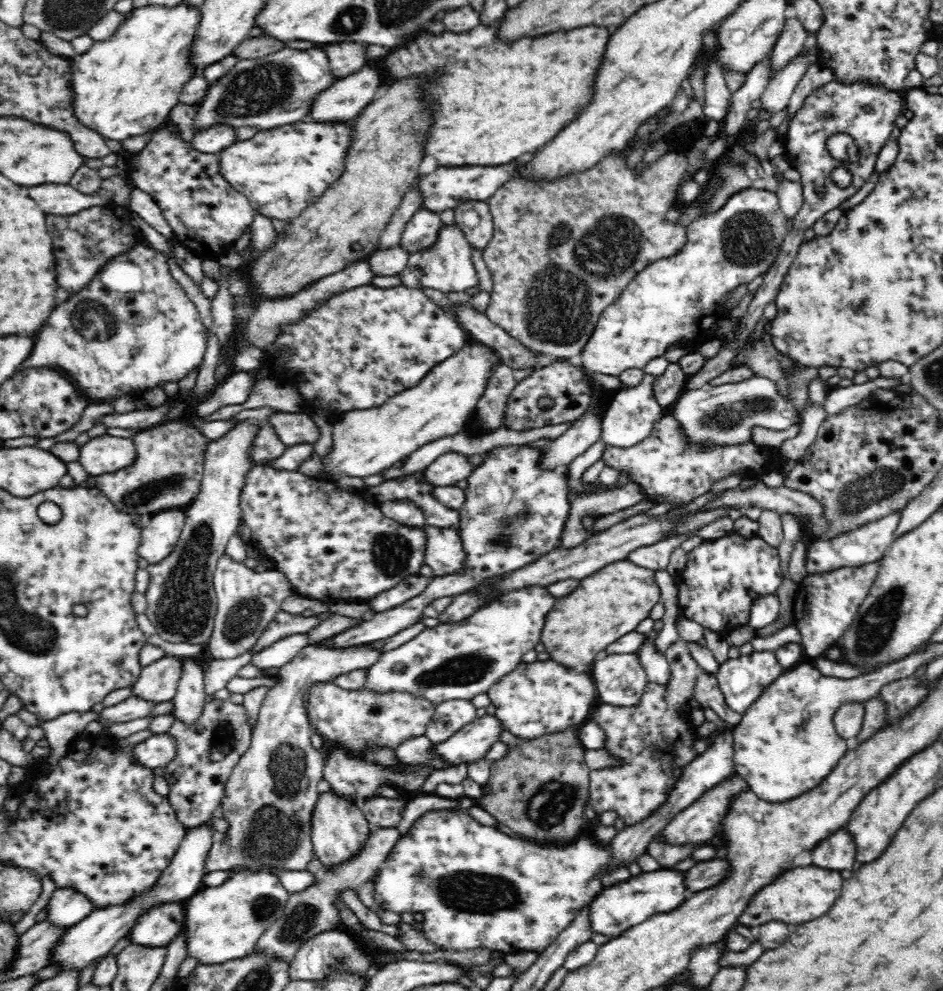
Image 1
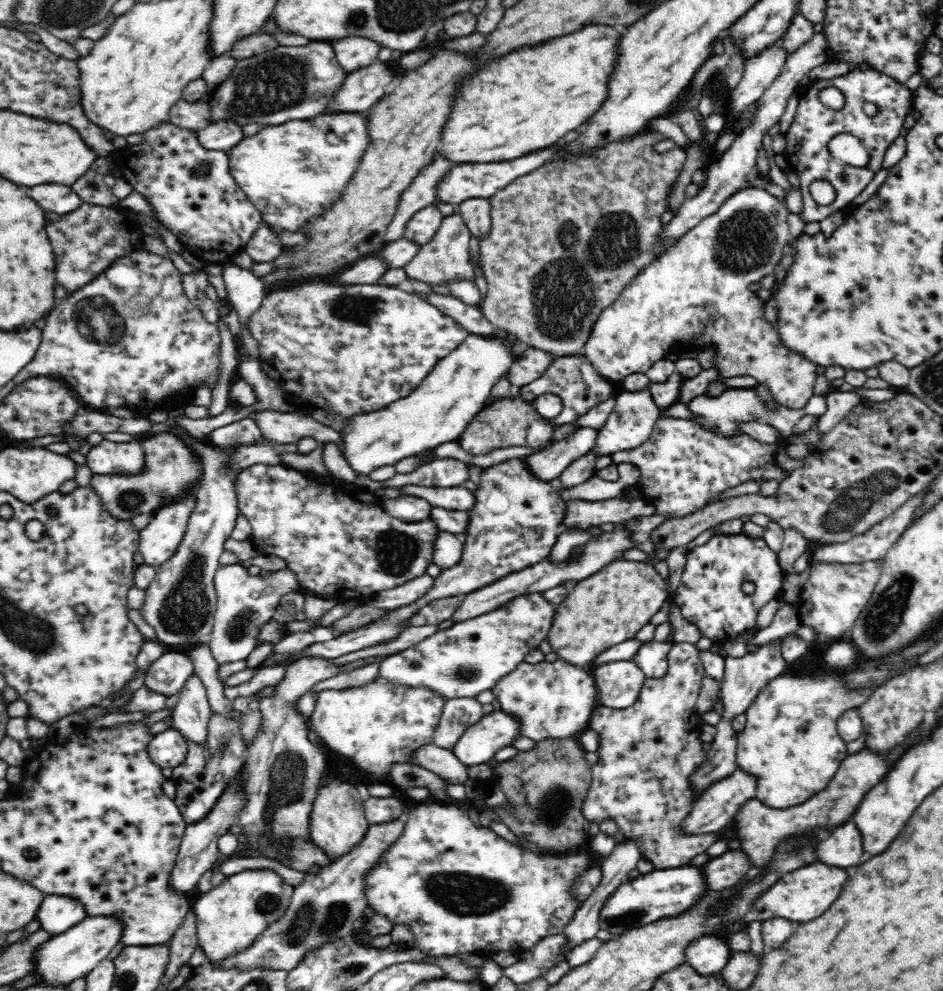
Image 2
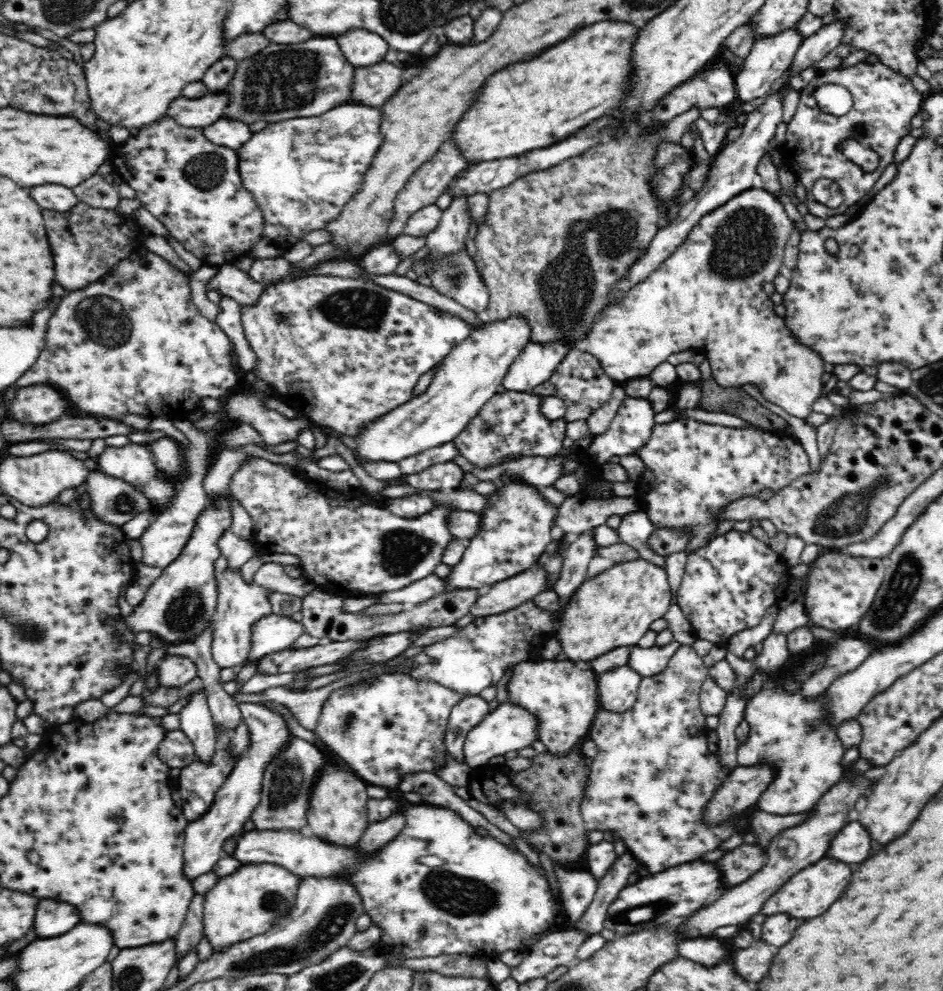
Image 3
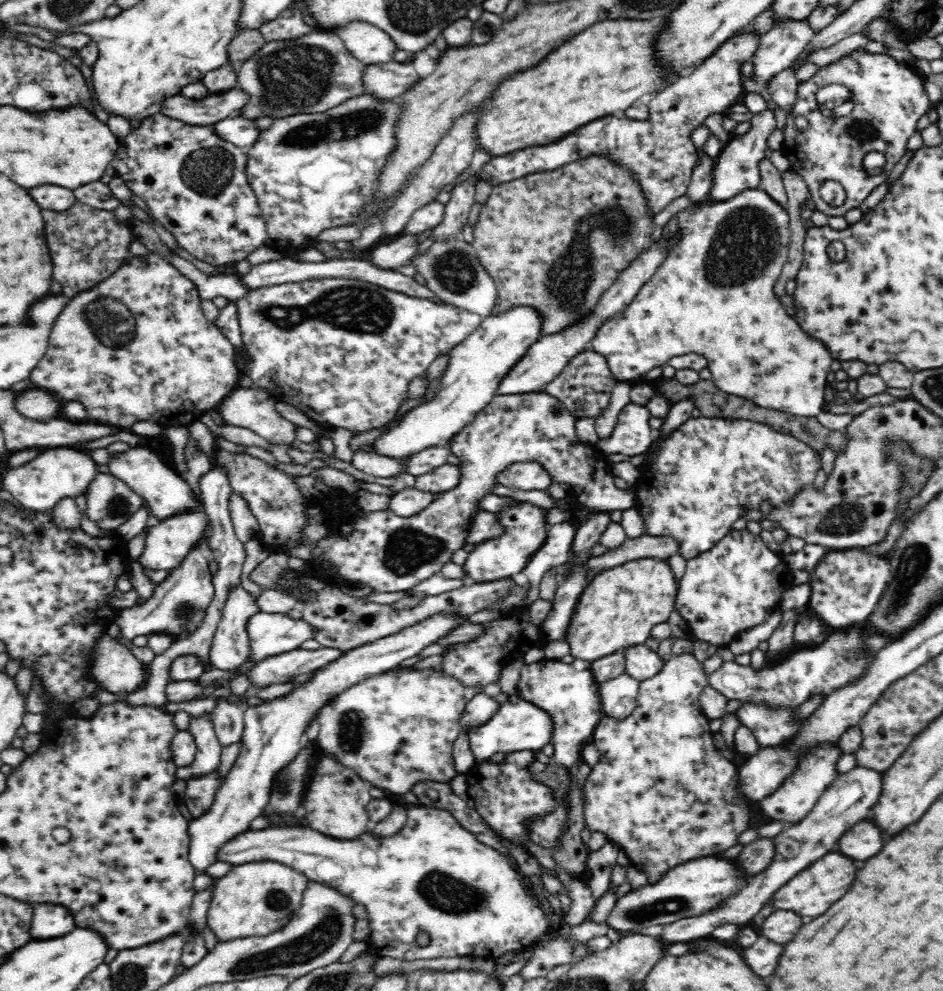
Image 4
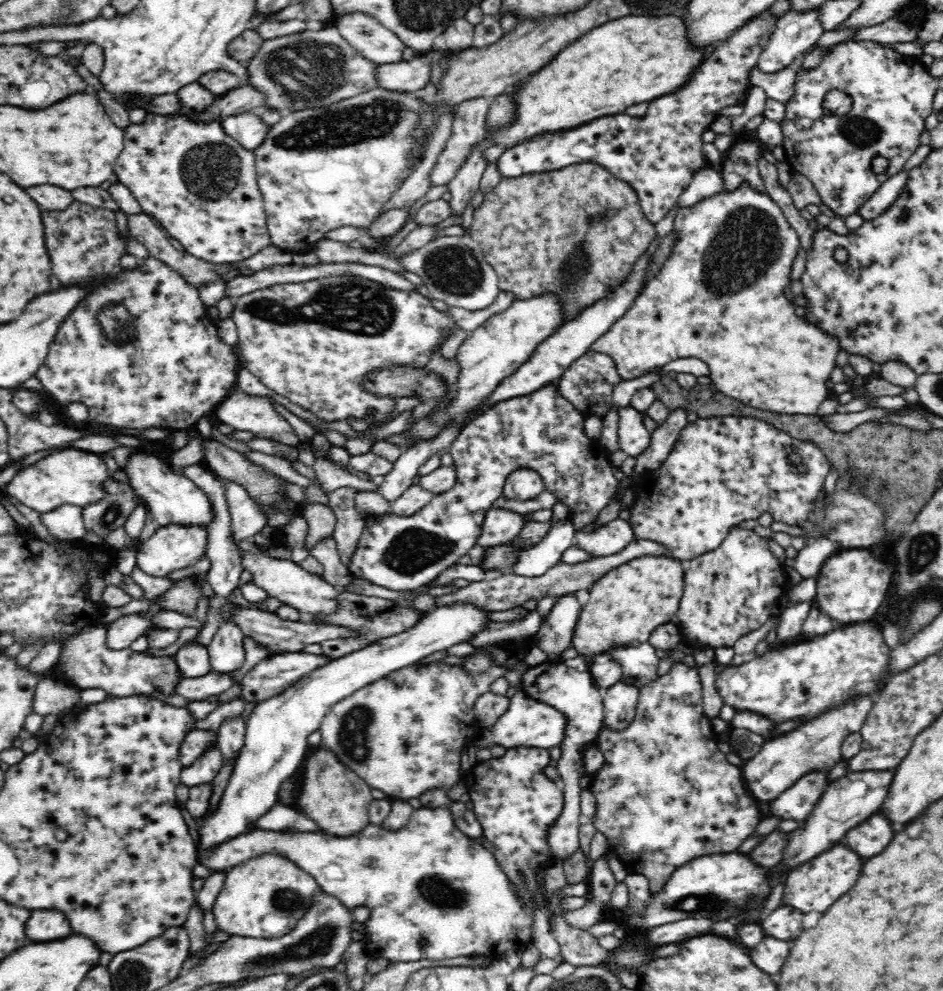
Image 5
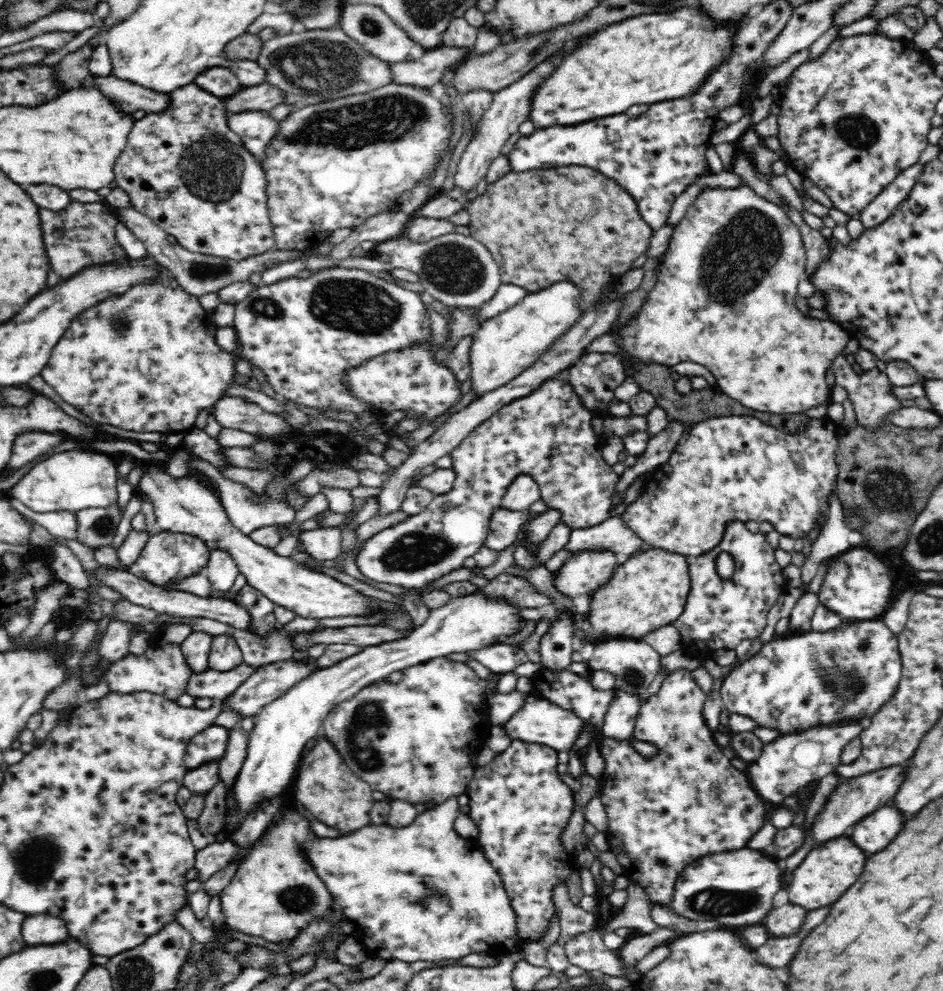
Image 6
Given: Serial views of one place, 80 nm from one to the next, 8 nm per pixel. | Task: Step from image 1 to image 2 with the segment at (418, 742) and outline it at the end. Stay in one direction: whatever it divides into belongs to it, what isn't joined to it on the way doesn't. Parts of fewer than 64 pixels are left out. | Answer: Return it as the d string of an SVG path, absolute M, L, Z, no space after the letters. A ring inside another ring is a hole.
M427 744L420 747L413 760L421 767L431 770L448 784L463 784L469 779L466 766L451 750Z

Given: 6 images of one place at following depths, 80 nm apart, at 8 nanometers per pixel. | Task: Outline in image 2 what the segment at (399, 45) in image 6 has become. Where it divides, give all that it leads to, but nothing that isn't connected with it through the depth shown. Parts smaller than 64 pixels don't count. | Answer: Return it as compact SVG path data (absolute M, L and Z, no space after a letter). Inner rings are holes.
M346 36L333 41L332 45L340 66L348 74L378 60L382 48L379 42L365 36Z

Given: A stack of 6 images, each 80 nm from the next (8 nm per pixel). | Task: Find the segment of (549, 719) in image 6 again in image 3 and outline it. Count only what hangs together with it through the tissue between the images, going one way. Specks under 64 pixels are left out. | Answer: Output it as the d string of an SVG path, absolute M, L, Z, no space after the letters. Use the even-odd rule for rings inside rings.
M500 703L481 724L474 726L468 732L464 743L464 754L467 763L471 766L484 766L487 765L490 758L494 756L507 756L513 755L514 752L522 748L533 747L536 741L540 741L540 721L538 717L526 708L510 703Z

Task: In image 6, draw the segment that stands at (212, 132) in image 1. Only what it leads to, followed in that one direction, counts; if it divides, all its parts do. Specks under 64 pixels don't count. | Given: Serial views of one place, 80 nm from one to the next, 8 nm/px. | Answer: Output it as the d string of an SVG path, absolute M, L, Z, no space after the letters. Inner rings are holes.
M264 110L231 113L228 120L230 130L240 137L246 150L259 158L267 153L268 146L279 133L281 123Z

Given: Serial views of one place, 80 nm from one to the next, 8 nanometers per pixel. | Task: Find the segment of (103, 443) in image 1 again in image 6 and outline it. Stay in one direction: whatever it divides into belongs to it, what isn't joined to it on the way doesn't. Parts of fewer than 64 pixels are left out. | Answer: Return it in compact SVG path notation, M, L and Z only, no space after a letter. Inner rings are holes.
M136 462L136 464L145 465L148 472L144 474L135 490L140 495L150 498L154 506L157 523L162 526L162 530L173 533L184 533L200 538L204 541L206 549L210 552L213 550L226 552L228 557L234 559L238 571L245 576L247 584L256 588L256 590L260 591L262 595L275 605L282 606L302 618L315 619L338 618L338 616L370 616L376 609L379 609L375 606L376 598L365 595L350 587L350 585L339 581L336 577L332 577L323 572L304 569L295 563L294 559L290 556L278 555L274 550L266 548L261 544L256 544L247 534L240 532L232 524L219 497L208 486L200 483L196 478L188 476L181 479L172 479L160 464L143 462Z

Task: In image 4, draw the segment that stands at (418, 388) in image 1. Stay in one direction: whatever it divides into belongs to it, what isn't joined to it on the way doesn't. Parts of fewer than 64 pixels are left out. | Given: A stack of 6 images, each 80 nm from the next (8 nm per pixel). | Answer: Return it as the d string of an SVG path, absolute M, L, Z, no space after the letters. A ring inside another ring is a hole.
M512 306L510 309L484 318L479 328L451 350L438 396L407 412L397 425L376 439L373 448L378 455L402 459L431 446L446 445L446 440L472 422L495 397L501 380L543 335L544 317L540 311L533 306Z

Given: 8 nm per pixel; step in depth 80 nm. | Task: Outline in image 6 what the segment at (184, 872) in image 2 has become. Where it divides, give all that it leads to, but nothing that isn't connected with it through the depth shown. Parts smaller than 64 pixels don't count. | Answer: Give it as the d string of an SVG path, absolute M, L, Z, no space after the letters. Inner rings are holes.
M470 594L450 599L444 606L431 609L426 622L403 639L369 646L352 658L338 662L324 670L317 670L290 688L284 696L274 700L254 716L256 726L251 734L247 755L234 790L238 808L235 814L225 815L223 832L230 835L230 826L241 825L250 810L261 801L271 800L283 790L290 789L303 754L306 742L318 738L323 731L328 713L342 702L353 698L362 688L387 678L398 670L426 663L449 654L469 653L502 643L506 637L521 633L530 620L522 617L521 606L505 598L490 598L487 594Z

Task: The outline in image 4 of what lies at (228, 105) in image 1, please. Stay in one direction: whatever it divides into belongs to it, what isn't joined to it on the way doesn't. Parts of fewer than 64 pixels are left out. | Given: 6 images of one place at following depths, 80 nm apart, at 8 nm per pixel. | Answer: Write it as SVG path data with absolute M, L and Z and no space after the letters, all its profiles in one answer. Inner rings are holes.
M314 28L312 32L296 38L266 41L248 60L237 65L238 87L251 98L238 114L252 120L260 116L273 116L279 119L296 113L312 114L334 108L349 98L367 92L363 81L366 69L367 64L352 56L342 39L332 29Z

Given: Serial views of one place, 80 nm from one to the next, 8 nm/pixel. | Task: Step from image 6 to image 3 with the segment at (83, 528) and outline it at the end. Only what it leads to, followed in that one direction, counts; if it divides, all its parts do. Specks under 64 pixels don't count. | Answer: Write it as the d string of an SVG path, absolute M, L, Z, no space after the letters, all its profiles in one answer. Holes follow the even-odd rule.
M98 470L88 475L87 485L88 509L94 517L110 525L123 526L136 513L152 510L150 499L124 479Z

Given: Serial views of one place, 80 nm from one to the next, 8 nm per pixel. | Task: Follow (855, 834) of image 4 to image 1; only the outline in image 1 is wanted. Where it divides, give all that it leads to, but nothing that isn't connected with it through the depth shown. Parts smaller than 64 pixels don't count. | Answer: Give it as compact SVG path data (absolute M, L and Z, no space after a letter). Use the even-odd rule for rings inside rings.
M847 827L820 841L814 847L812 862L828 870L850 870L856 862L856 841Z

